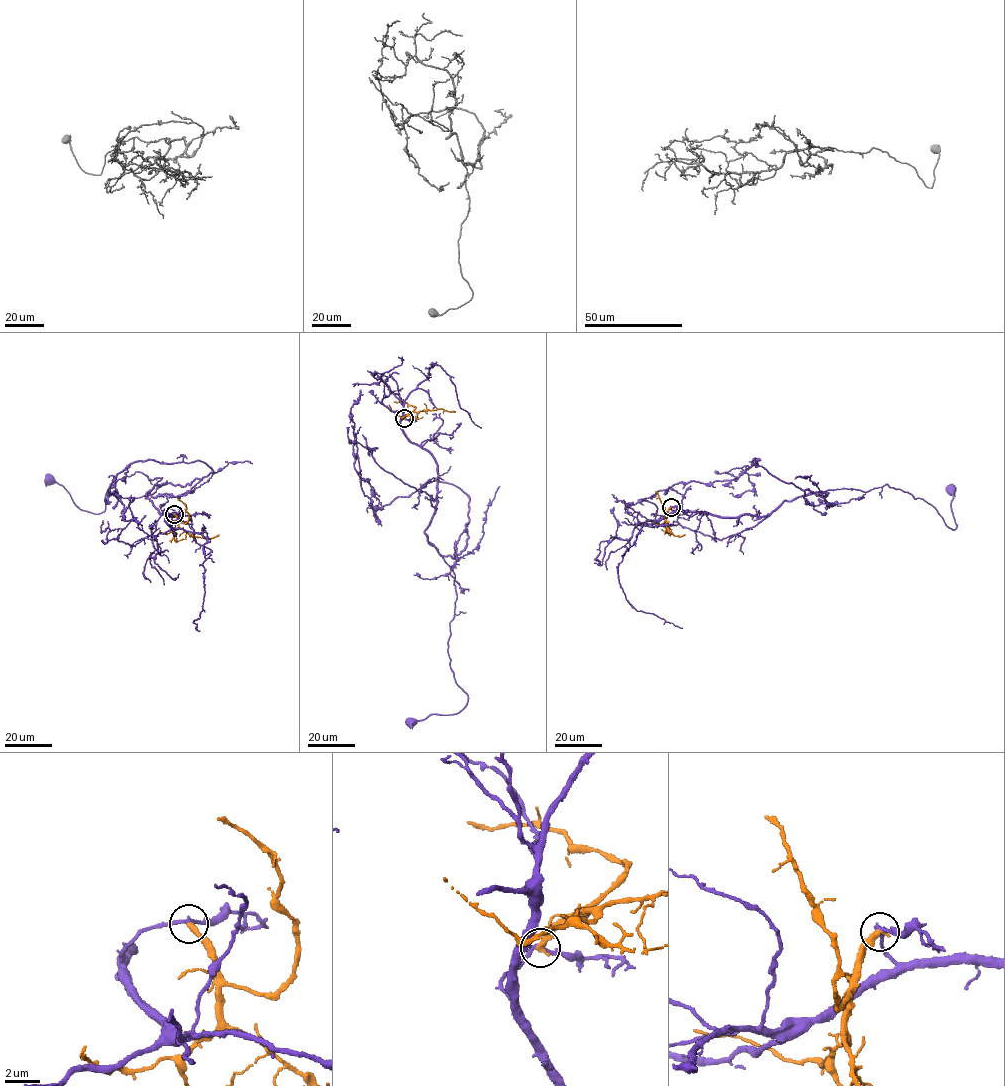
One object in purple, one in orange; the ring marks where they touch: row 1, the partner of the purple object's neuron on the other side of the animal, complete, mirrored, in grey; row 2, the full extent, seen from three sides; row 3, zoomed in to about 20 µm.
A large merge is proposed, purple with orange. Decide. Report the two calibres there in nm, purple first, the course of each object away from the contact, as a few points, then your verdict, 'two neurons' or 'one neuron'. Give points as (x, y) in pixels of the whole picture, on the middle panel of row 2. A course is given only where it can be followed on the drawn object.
200 nm thick on the purple side, 360 nm on the other; purple runs (403, 418), (400, 428), (437, 466), (424, 534), (455, 575), (447, 652), (468, 697), (456, 713), (412, 722); orange runs (403, 418), (414, 412), (428, 410), (455, 411); two neurons

